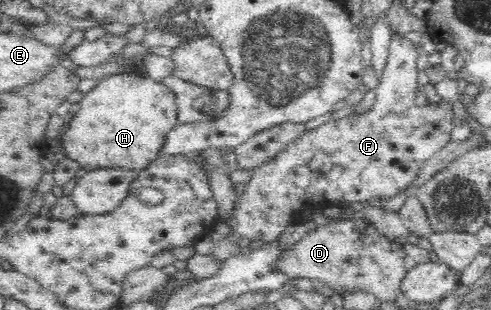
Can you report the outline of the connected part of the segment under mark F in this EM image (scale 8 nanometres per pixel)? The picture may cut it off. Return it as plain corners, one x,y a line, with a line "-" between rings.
402,34
392,35
390,41
390,49
388,58
385,65
385,71
383,71
383,79
379,80
378,86
374,89
376,91
373,107
366,111
365,115
358,116
356,113
347,115
343,119
332,120
314,129
304,129
302,134
299,134
294,140
291,140
285,149
282,149
275,157
272,157
269,161
262,163
259,167
256,167
251,171
251,176
245,184
245,190
241,195
238,195
237,201
235,201
230,214
226,217
225,222
231,229
231,232
237,237
245,237
249,241
261,241
263,245
267,243
273,243
278,241
283,231
287,231
287,227
291,225
293,221
293,215
297,211
307,211
311,209
323,209
327,205
338,205
340,201
349,202
361,202
367,203
370,199
387,199
391,198
399,193
409,192
411,187
415,187
417,183
418,173
424,163
433,157
434,153
437,153
446,143
451,141
450,133
455,128
453,122
453,111
448,103
438,99
436,103
428,103
425,106
417,105
414,100
418,93
416,89
416,73
417,73
417,49
416,47

